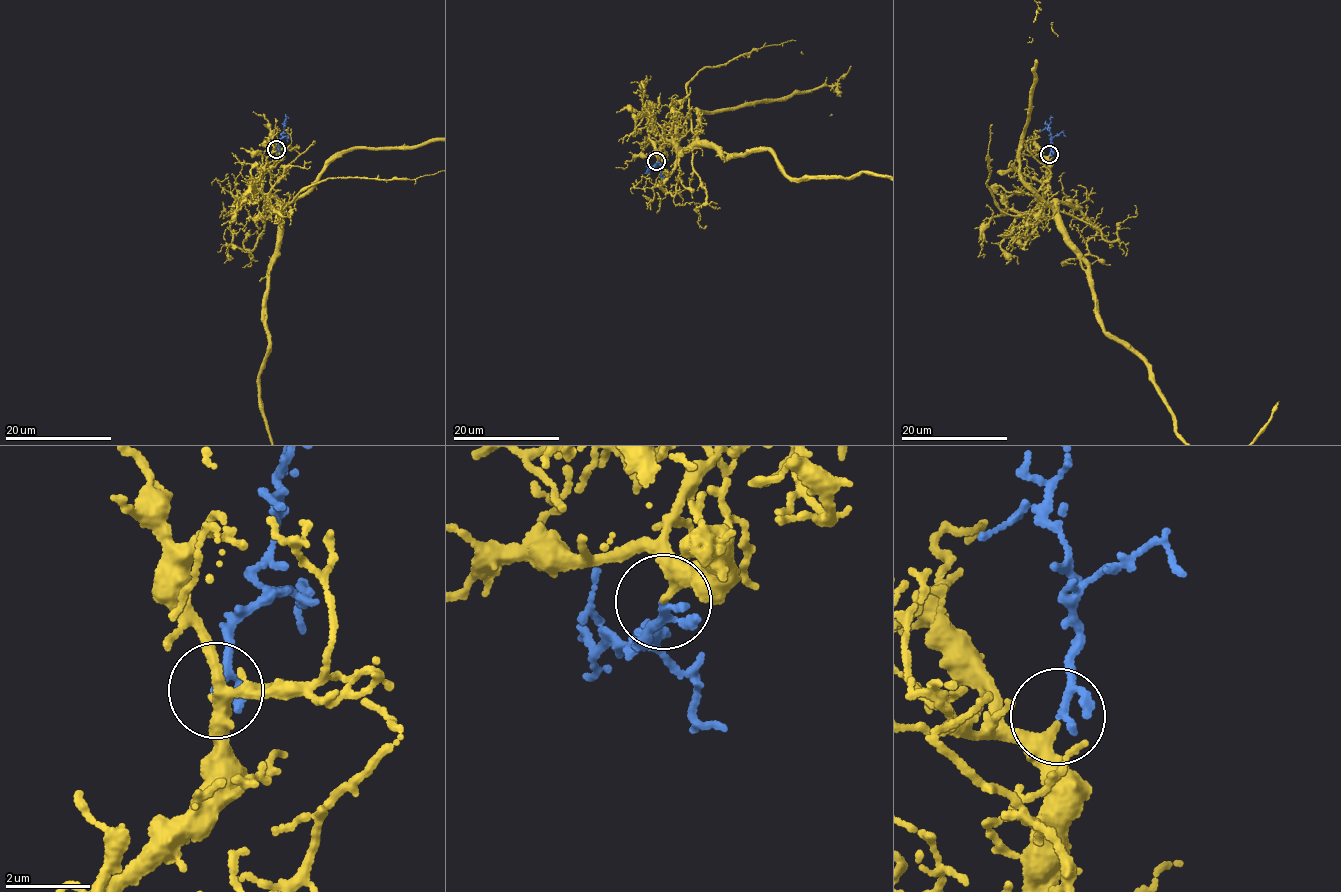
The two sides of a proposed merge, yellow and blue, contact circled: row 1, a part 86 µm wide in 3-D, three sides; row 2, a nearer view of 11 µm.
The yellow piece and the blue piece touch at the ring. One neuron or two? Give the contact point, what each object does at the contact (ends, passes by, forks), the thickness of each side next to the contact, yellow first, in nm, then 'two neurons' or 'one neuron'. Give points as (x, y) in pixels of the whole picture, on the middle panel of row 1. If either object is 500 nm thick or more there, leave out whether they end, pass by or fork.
(656, 161) | yellow passes by | blue passes by | 240/170 nm | one neuron

